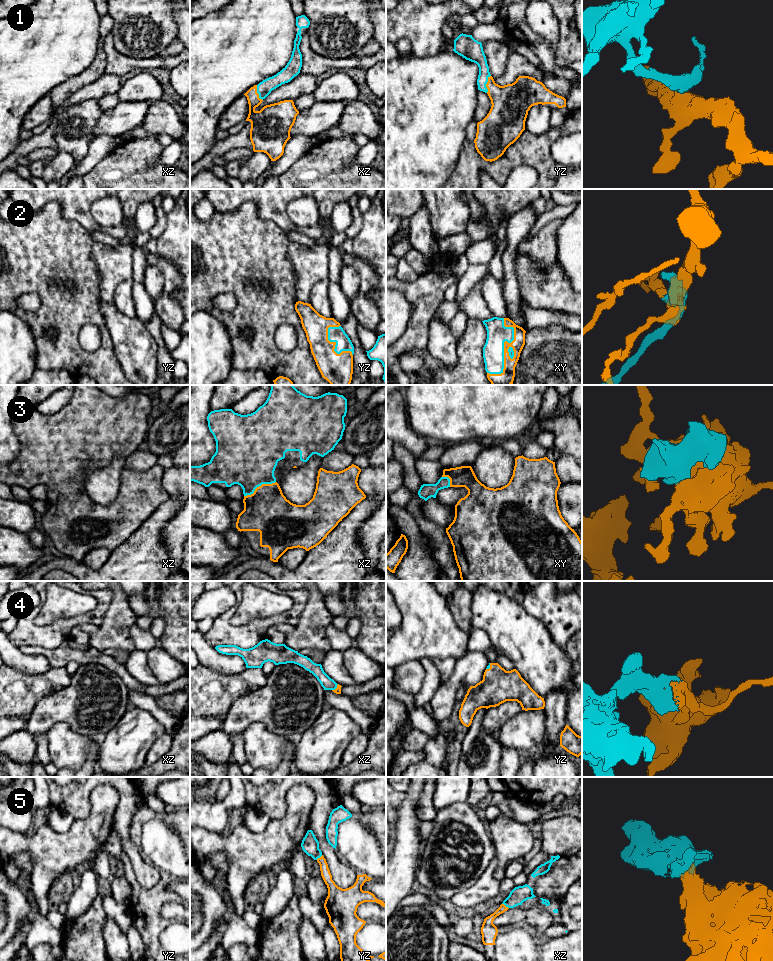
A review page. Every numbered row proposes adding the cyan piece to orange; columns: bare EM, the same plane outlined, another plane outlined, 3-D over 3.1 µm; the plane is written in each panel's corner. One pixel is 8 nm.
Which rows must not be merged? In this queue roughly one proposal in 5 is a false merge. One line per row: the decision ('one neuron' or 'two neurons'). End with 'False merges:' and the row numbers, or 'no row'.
1: one neuron
2: one neuron
3: one neuron
4: one neuron
5: one neuron
False merges: no row

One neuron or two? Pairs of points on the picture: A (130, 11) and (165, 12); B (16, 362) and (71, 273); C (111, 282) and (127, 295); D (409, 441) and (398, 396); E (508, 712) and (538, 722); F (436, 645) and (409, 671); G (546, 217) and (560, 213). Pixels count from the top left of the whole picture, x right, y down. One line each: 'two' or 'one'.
A: one
B: two
C: two
D: one
E: two
F: two
G: one

